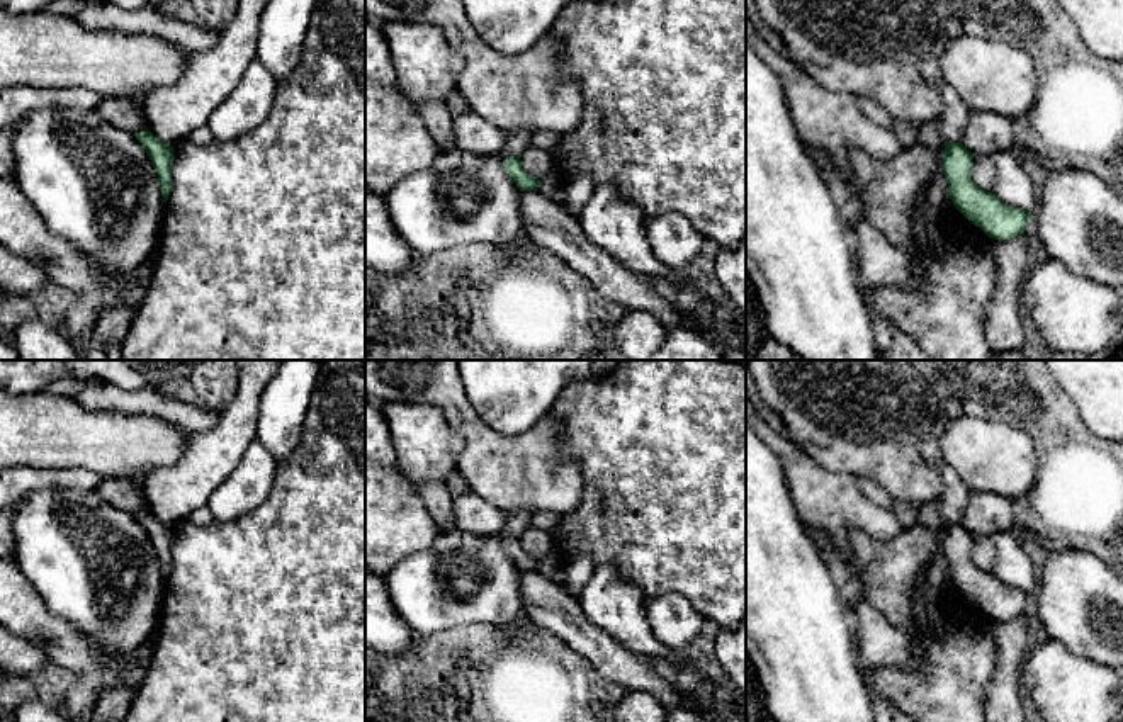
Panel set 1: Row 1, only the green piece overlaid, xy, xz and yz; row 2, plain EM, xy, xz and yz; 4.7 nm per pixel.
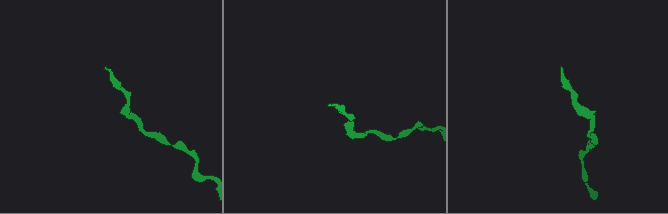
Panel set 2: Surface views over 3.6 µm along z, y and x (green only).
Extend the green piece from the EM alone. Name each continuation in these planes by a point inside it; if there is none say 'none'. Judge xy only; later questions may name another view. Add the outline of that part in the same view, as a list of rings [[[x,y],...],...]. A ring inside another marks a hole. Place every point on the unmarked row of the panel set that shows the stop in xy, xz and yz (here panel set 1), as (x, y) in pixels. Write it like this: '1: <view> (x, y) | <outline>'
none

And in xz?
none

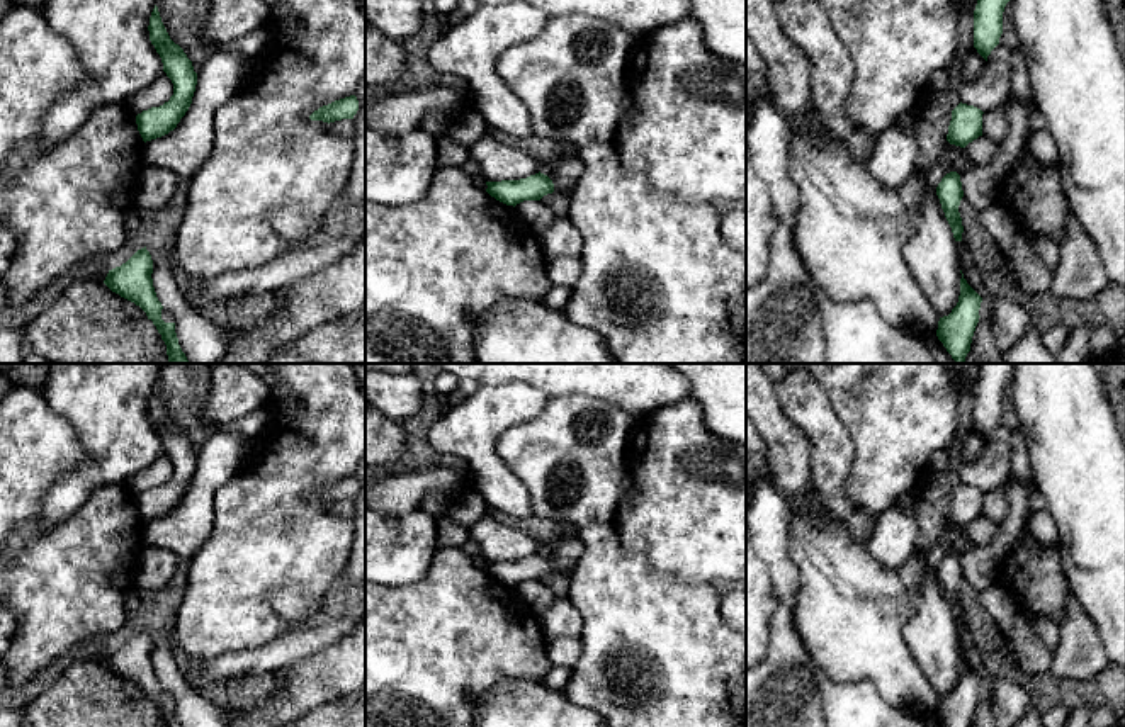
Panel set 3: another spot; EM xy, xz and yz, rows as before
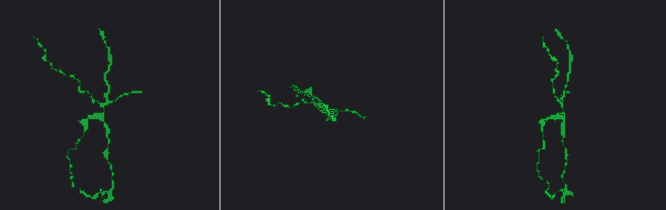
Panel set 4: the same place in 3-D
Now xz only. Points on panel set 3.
none

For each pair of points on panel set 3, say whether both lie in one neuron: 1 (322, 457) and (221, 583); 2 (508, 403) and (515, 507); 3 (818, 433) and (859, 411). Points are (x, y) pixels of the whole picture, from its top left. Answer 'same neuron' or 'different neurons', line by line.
1: same neuron
2: same neuron
3: different neurons

